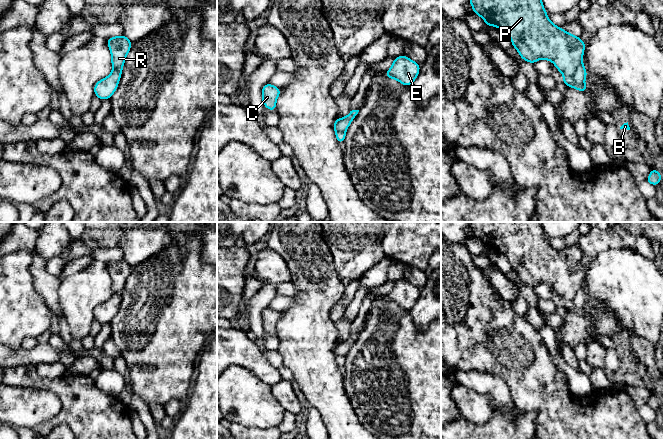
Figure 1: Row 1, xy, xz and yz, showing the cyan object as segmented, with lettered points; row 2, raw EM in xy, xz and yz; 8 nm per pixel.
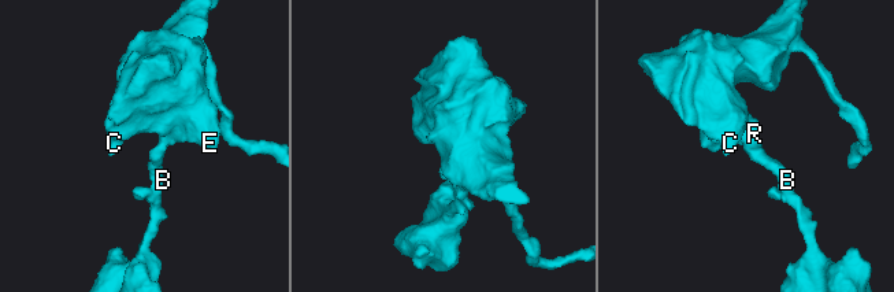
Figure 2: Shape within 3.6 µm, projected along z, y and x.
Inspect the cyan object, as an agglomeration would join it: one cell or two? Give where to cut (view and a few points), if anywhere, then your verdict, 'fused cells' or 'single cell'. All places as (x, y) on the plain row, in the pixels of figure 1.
yz (581, 287), (572, 299), (563, 299) | fused cells

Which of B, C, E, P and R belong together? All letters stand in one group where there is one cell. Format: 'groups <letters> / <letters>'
groups B / C E P R

